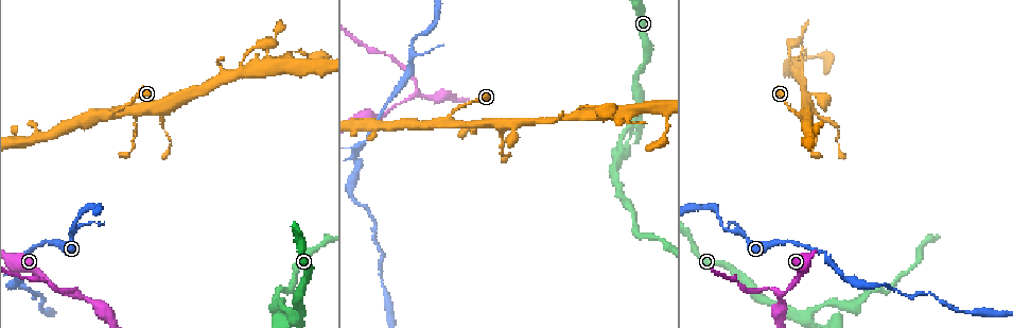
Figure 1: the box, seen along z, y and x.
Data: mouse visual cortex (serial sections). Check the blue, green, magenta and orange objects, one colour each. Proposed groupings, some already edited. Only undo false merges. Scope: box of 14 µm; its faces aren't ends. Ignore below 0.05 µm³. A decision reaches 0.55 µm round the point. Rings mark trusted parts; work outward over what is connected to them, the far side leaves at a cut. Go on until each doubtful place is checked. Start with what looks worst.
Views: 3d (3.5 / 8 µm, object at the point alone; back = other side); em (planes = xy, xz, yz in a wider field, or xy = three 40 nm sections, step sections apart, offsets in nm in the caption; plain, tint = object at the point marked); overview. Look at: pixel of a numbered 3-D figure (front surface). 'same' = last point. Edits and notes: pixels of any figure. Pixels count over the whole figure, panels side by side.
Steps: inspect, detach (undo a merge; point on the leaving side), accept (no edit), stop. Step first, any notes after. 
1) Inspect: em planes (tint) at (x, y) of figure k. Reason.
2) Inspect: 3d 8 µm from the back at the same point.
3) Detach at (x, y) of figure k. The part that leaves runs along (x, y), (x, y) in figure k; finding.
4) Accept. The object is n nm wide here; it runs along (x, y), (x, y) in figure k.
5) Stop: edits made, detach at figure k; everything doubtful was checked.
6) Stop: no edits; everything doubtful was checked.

Inspect: 3d 3.5 µm from the back at (607, 114) of figure 1. Sharp bend.

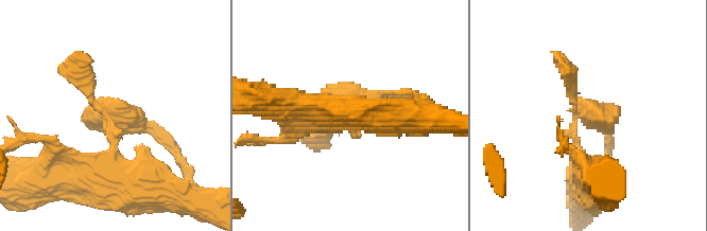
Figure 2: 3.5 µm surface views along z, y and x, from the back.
Inspect: em xy step 1 (tint) at (107, 112) of figure 2. Need the tissue.

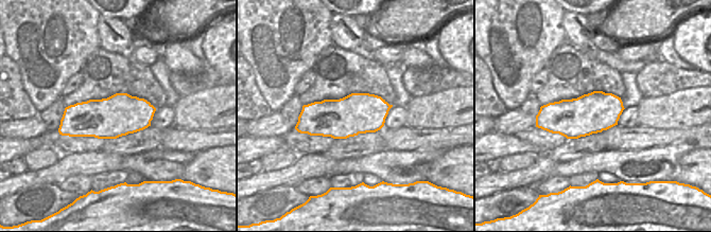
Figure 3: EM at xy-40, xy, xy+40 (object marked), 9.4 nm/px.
Accept. It runs along (118, 176), (104, 117), (140, 134) in figure 2; continuous, no second cell.

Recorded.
Inspect: em xy step 2 (tint) at (74, 296) of figure 1. A fork.

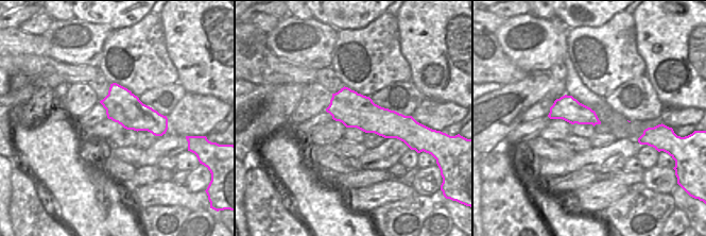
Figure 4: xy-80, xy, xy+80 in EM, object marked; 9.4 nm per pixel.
Inspect: 3d 3.5 µm at the same point. See where the arms go.

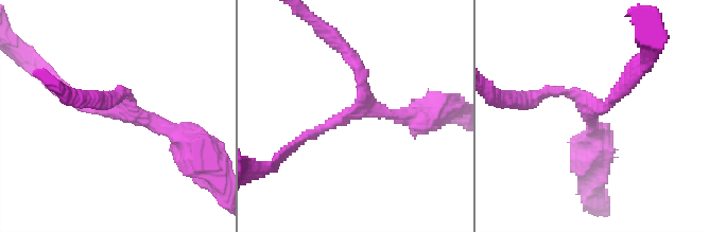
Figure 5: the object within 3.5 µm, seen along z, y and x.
Accept. It runs along (56, 88), (180, 137) in figure 5; continuous, no second cell.

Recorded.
Inspect: 3d 8 µm at (291, 318) of figure 1. Four arms meet.

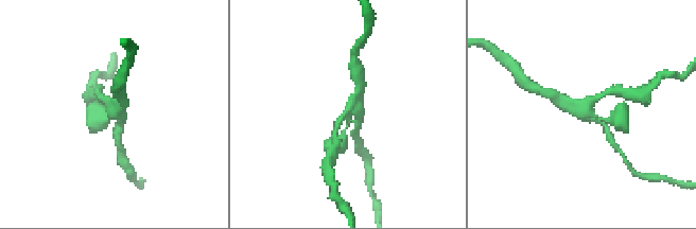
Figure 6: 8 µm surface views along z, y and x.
Inspect: 3d 3.5 µm from the back at (584, 110) of figure 6.

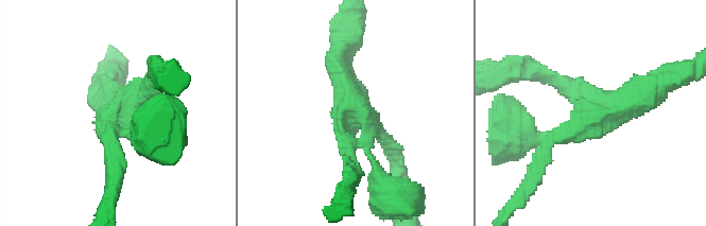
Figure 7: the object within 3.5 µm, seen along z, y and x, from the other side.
Inspect: em planes (tint) at (364, 116) of figure 7. 4 arms meet here; the arms are 150, 200, 250, 300 nm wide.

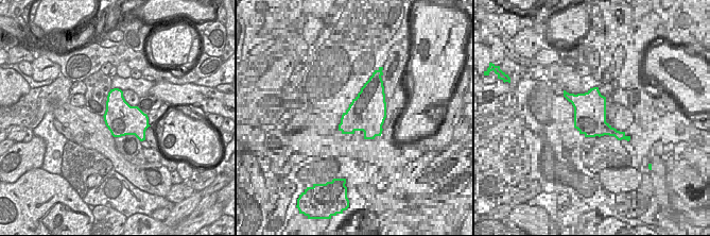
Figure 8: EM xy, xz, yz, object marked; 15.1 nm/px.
Accept. It runs along (342, 63), (348, 96), (397, 163) in figure 7; one cell here.

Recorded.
Stop: no edits; everything doubtful was checked.

